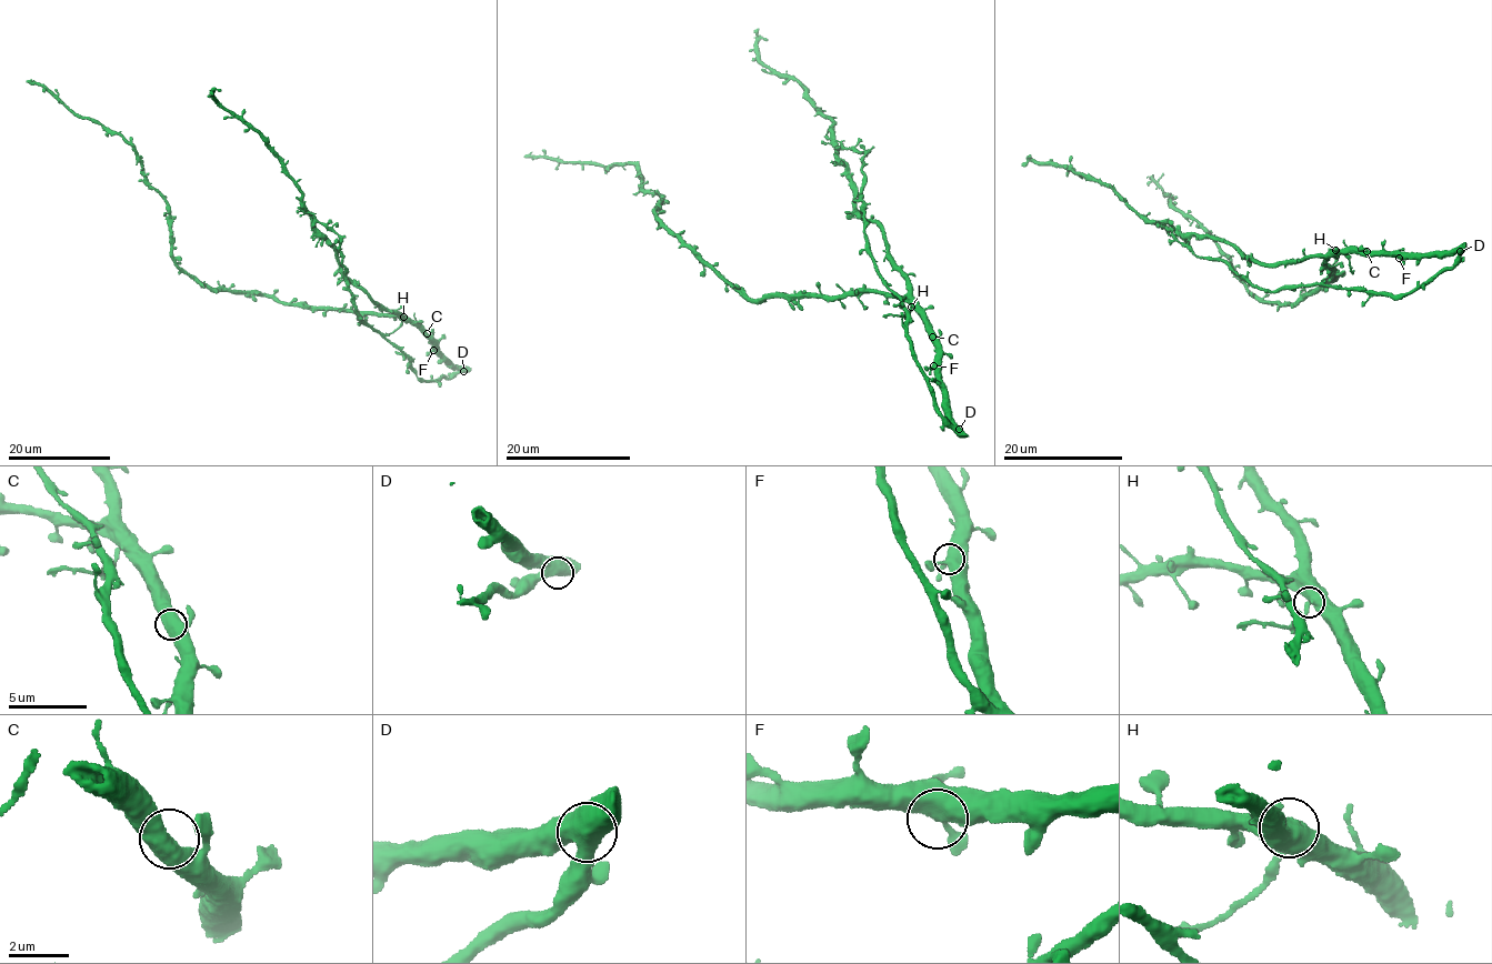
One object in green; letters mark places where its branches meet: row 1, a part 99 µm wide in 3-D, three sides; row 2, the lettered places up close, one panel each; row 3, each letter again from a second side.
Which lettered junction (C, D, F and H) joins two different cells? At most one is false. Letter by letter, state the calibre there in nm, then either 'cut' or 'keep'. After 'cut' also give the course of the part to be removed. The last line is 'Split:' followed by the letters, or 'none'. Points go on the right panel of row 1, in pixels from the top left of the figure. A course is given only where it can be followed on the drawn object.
C: calibre 550 nm; keep
D: calibre 500 nm; keep
F: calibre 480 nm; keep
H: calibre 550 nm; cut; course (1335, 251), (1349, 260), (1353, 273)
Split: H

